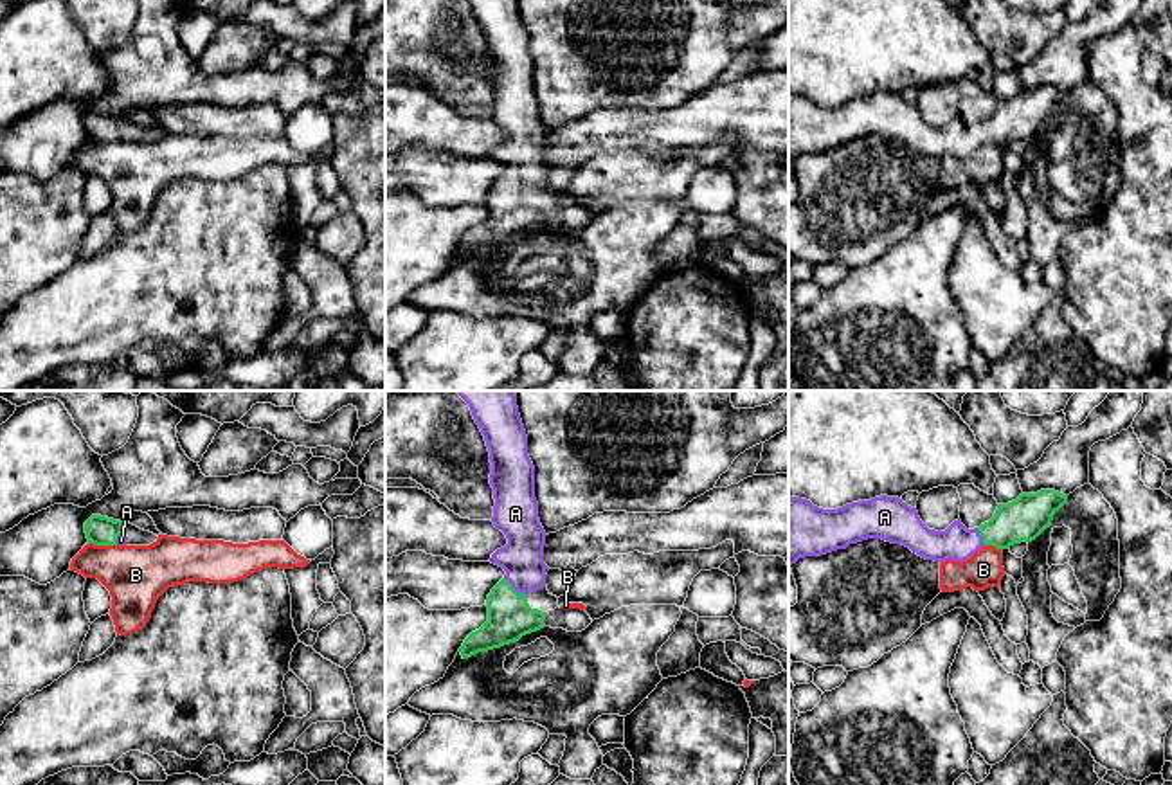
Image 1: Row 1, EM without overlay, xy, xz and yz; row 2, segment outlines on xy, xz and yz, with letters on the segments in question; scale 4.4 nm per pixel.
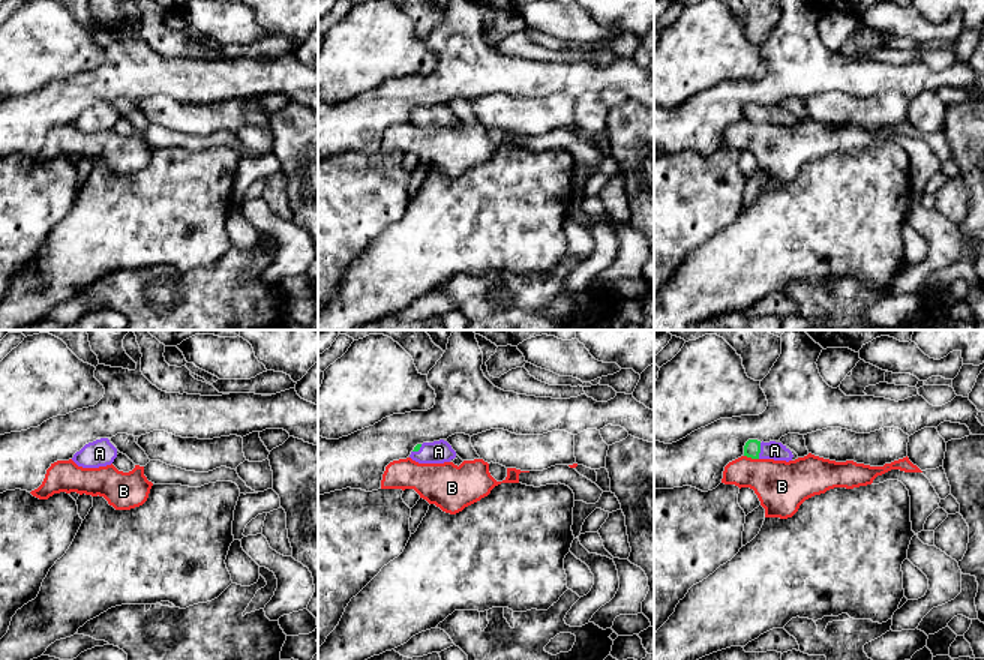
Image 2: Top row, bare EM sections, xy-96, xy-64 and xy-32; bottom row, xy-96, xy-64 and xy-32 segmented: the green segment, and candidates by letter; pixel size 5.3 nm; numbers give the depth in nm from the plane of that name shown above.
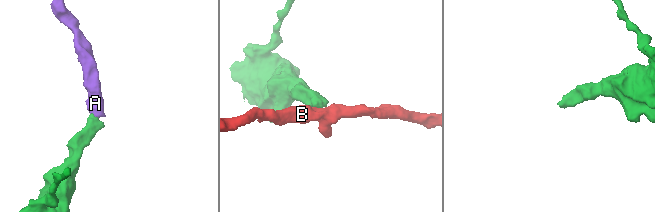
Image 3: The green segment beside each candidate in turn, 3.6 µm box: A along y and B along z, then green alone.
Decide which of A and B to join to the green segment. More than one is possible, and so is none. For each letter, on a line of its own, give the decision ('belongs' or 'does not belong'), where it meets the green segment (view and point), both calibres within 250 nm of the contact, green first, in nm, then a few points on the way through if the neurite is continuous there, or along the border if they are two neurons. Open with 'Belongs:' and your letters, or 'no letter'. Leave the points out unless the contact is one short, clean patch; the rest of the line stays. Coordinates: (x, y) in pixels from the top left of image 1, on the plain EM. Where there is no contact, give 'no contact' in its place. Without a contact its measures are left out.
Belongs: A
A: belongs; contact xz (513, 186); calibres 200 and 190 nm; way xz (510, 213), (513, 186), (522, 173), (522, 153)
B: does not belong; contact xy (103, 141); calibres 130 and 280 nm; border xy (90, 137), (101, 143), (116, 143)

